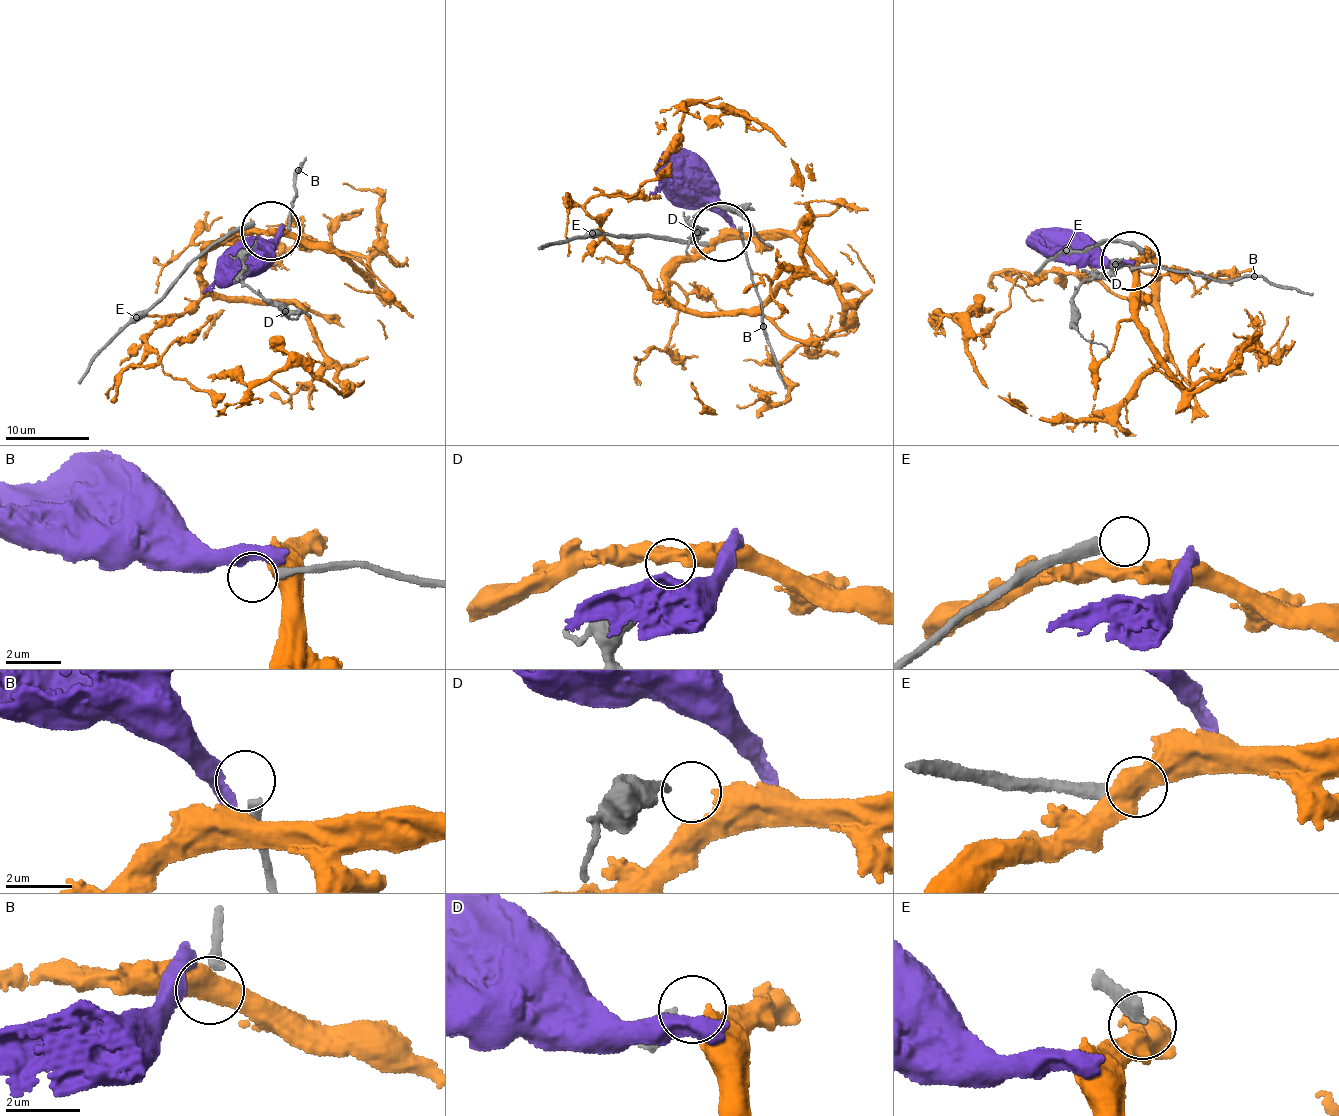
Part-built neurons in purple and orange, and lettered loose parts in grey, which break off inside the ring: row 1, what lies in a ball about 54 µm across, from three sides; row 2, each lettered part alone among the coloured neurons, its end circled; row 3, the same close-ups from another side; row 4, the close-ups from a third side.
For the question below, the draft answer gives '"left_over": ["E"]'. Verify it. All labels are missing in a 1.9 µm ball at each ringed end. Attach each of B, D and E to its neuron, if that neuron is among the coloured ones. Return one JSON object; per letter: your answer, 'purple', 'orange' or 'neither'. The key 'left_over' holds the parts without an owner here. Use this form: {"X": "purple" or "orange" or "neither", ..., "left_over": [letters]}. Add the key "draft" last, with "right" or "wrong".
{"B": "neither", "D": "orange", "E": "neither", "left_over": ["B", "E"], "draft": "wrong"}

